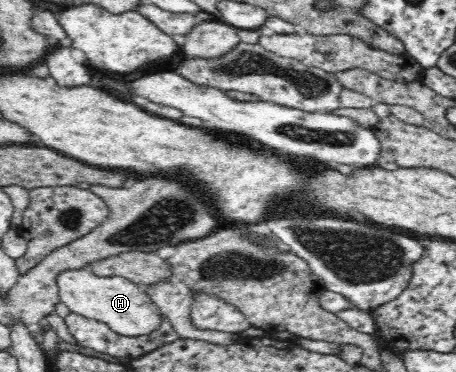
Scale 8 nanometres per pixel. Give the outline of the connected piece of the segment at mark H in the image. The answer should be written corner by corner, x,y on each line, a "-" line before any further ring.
89,268
59,272
56,276
59,302
79,314
107,324
122,336
142,336
156,330
164,318
140,285
122,276
98,276

